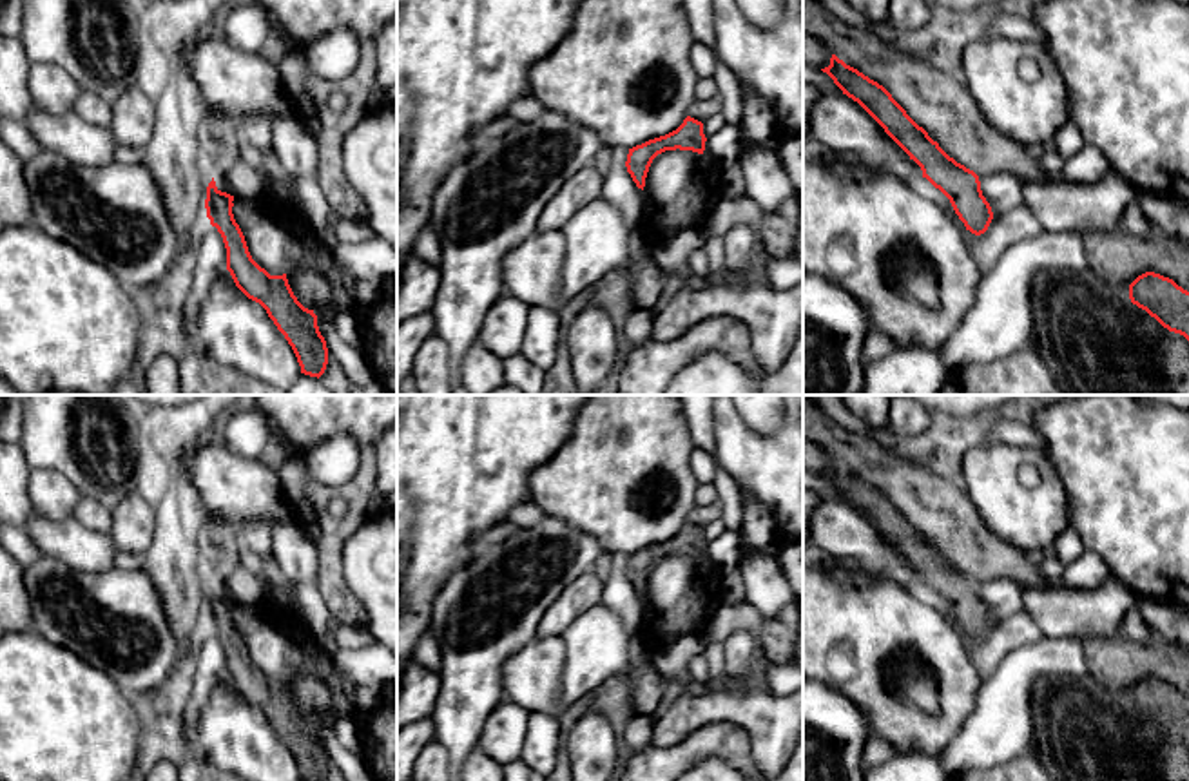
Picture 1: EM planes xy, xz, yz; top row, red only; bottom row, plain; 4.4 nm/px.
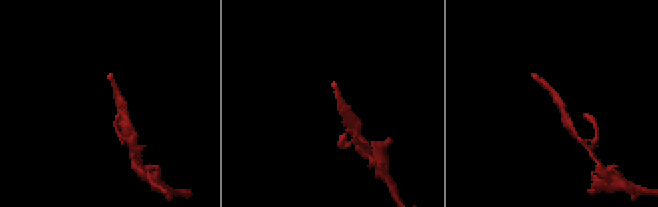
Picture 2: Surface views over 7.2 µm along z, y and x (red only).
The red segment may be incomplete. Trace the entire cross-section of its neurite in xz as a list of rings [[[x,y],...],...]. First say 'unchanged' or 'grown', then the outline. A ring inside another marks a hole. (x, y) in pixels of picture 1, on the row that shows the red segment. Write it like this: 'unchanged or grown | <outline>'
unchanged | [[[687,116],[676,130],[629,149],[627,172],[636,187],[643,190],[649,167],[658,154],[676,149],[703,154],[705,141],[703,123]]]

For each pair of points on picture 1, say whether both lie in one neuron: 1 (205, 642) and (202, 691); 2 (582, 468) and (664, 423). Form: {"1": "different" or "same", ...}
{"1": "same", "2": "same"}

